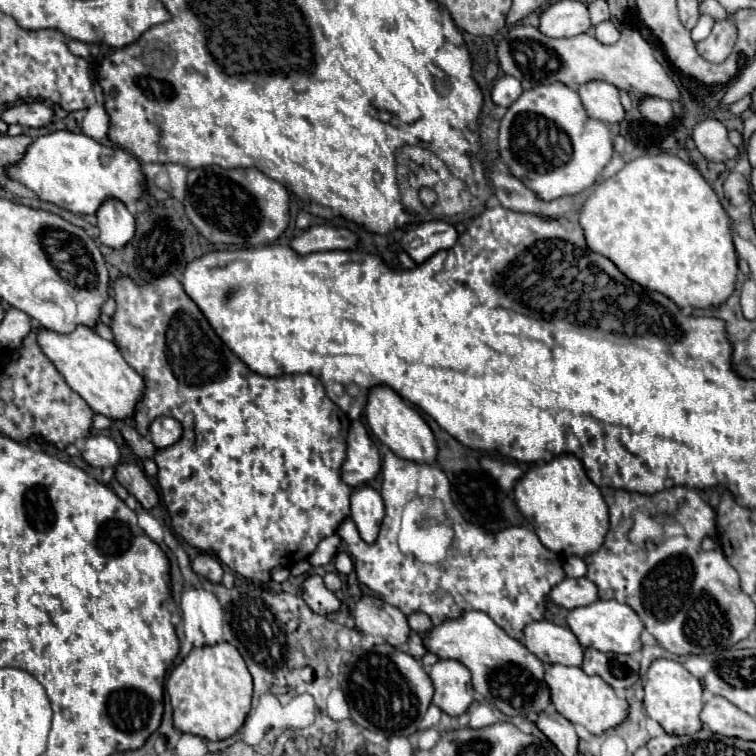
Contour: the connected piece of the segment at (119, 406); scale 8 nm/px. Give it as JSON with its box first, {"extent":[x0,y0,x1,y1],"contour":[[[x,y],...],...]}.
{"extent":[36,324,142,420],"contour":[[[82,324],[76,326],[76,330],[70,334],[60,334],[40,326],[36,340],[48,360],[64,376],[66,384],[76,394],[80,394],[96,414],[104,414],[108,418],[122,416],[122,420],[134,416],[134,400],[142,396],[142,376],[138,376],[138,372],[134,372],[134,368],[126,364],[126,360],[110,340],[100,338],[92,328]]]}

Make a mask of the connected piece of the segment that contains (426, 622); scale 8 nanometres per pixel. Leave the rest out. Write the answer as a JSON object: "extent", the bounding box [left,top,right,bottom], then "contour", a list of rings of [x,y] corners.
{"extent":[408,612,432,636],"contour":[[[414,612],[408,616],[408,624],[412,630],[416,630],[420,636],[426,634],[432,628],[432,620],[424,612]]]}

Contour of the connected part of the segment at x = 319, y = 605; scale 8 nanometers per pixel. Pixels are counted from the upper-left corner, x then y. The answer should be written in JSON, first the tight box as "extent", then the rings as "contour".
{"extent":[302,574,340,614],"contour":[[[310,574],[304,582],[304,594],[302,594],[304,602],[312,608],[312,612],[316,614],[332,614],[340,608],[340,600],[334,596],[334,592],[330,592],[324,582],[322,576],[318,574]]]}

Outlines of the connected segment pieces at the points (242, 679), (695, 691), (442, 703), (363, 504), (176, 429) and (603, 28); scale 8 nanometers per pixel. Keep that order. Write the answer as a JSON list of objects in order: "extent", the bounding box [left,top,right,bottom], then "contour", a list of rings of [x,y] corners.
[{"extent":[166,642,252,742],"contour":[[[220,642],[206,648],[192,648],[192,652],[170,672],[166,690],[174,708],[174,726],[180,732],[218,742],[242,728],[250,712],[252,676],[242,656],[238,656],[238,650],[232,644]]]},{"extent":[644,658,702,736],"contour":[[[658,658],[650,664],[644,684],[644,708],[646,714],[656,720],[668,734],[684,736],[694,734],[702,728],[700,710],[702,710],[702,686],[680,662]]]},{"extent":[430,660,474,716],"contour":[[[438,660],[430,668],[430,680],[436,688],[432,704],[448,716],[460,716],[474,702],[470,670],[456,660]]]},{"extent":[350,486,384,544],"contour":[[[356,486],[350,496],[350,518],[356,522],[360,536],[372,544],[384,518],[384,502],[380,492],[372,486]]]},{"extent":[150,416,182,448],"contour":[[[160,416],[150,424],[150,440],[156,448],[166,448],[174,444],[178,436],[182,436],[182,424],[178,424],[178,420],[174,418]]]},{"extent":[594,22,620,44],"contour":[[[602,22],[602,24],[594,26],[594,36],[602,44],[614,44],[620,38],[620,30],[612,22]]]}]

